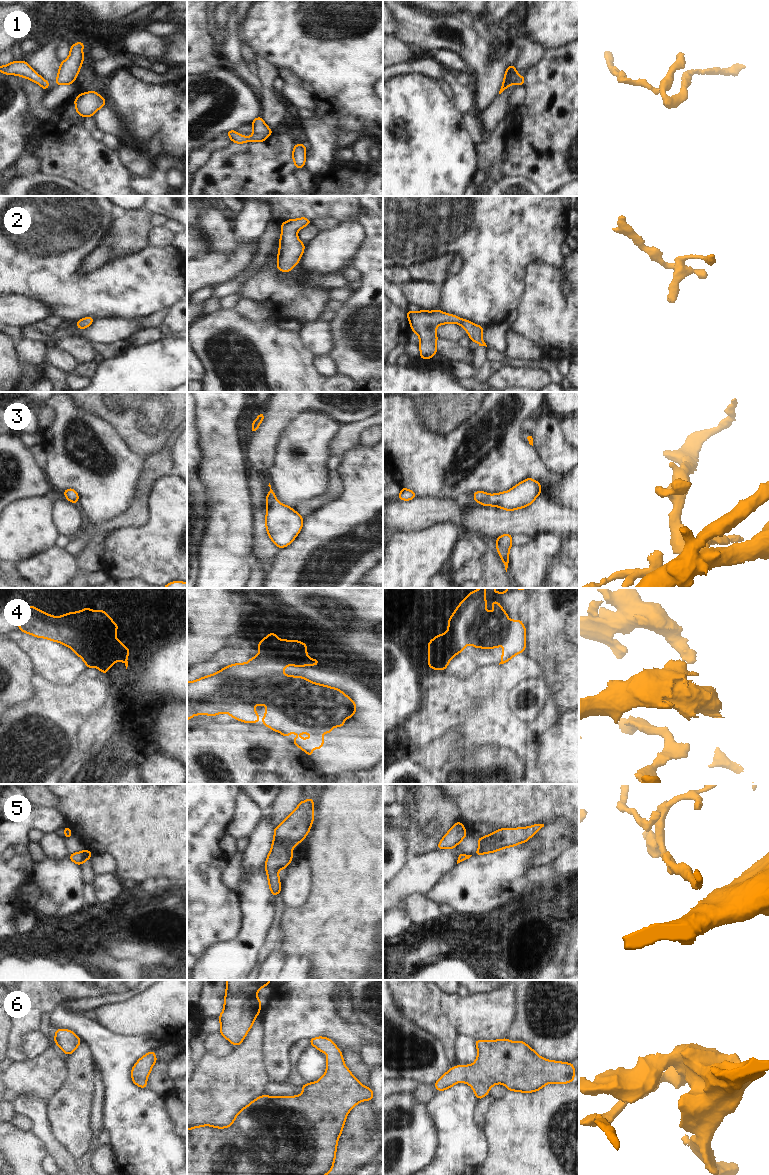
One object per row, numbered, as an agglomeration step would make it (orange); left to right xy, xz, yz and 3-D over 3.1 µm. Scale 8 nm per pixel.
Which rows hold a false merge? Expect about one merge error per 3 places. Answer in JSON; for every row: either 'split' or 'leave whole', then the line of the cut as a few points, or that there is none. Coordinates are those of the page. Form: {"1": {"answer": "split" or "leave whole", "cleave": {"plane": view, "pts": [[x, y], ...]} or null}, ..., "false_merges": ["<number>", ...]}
{"1": {"answer": "leave whole", "cleave": null}, "2": {"answer": "leave whole", "cleave": null}, "3": {"answer": "leave whole", "cleave": null}, "4": {"answer": "leave whole", "cleave": null}, "5": {"answer": "leave whole", "cleave": null}, "6": {"answer": "leave whole", "cleave": null}, "false_merges": []}

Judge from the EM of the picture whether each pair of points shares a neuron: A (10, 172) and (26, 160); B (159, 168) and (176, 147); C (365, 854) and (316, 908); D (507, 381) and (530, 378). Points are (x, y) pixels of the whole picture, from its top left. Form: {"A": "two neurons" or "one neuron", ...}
{"A": "one neuron", "B": "two neurons", "C": "one neuron", "D": "one neuron"}

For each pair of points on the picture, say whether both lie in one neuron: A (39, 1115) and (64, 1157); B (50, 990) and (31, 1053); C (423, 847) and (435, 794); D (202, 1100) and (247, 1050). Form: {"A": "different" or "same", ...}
{"A": "same", "B": "different", "C": "same", "D": "same"}

